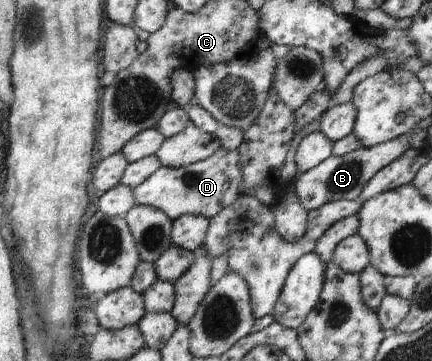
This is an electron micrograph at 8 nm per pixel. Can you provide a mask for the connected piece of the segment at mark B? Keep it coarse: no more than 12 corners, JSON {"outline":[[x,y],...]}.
{"outline":[[411,132],[340,157],[294,182],[311,212],[358,200],[376,172],[410,149]]}

